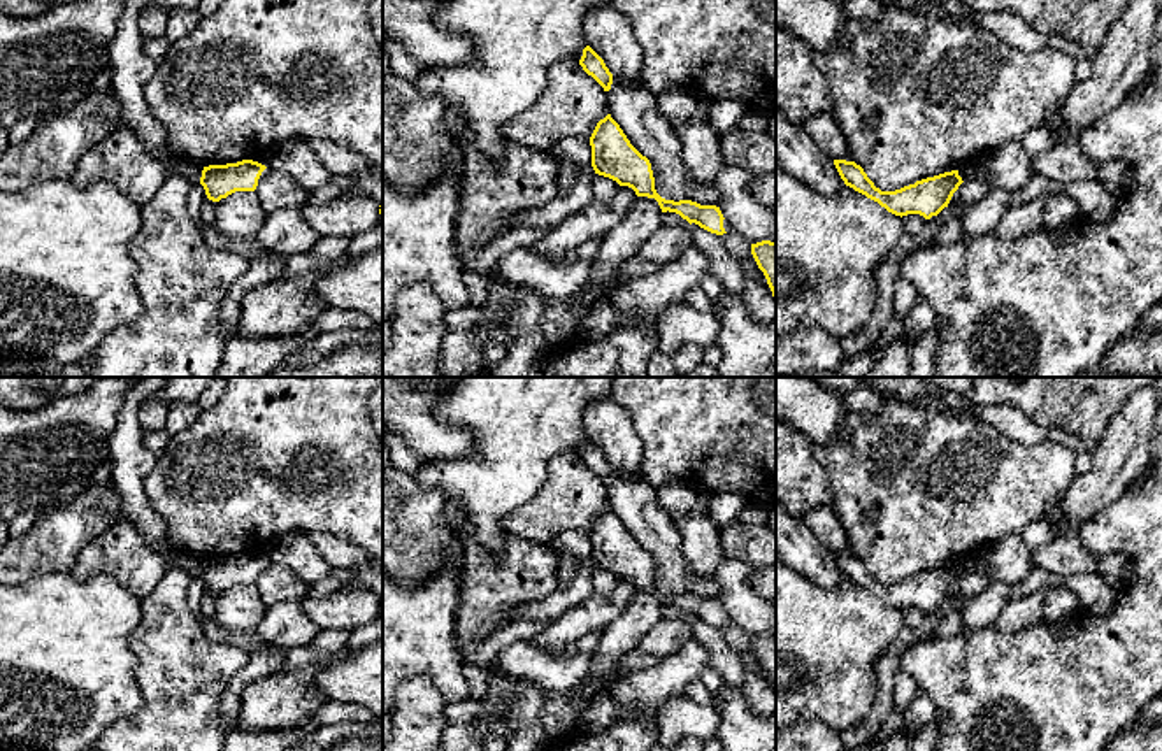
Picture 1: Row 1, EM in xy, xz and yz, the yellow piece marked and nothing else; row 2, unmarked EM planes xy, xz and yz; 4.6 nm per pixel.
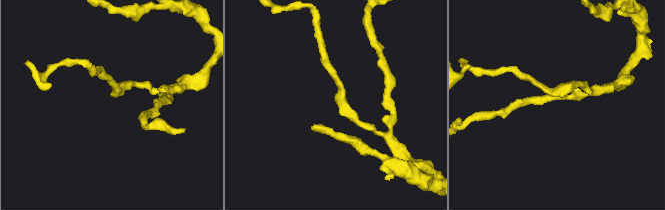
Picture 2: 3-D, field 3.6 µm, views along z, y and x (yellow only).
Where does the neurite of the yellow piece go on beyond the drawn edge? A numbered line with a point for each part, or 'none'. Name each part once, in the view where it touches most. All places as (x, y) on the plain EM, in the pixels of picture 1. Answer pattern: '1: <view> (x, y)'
none

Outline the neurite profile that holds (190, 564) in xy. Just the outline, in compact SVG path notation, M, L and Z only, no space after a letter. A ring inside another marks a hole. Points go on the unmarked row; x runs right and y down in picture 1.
M165 540L163 549L169 553L169 556L172 558L172 565L174 569L181 569L186 574L190 574L191 577L200 576L202 570L202 563L204 560L188 554L174 546L169 544L169 540Z

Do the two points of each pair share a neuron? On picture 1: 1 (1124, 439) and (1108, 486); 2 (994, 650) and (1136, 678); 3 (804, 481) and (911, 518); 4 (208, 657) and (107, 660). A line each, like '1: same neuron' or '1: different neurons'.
1: same neuron
2: same neuron
3: different neurons
4: different neurons

